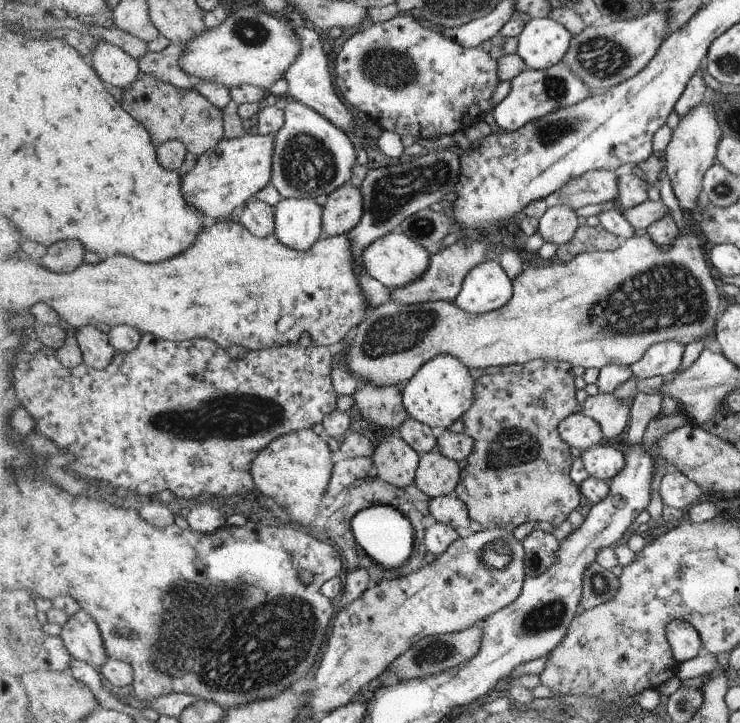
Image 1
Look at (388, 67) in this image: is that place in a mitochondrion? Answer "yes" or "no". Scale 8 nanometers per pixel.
yes

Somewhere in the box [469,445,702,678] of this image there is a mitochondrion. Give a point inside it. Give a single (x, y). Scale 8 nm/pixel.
(546, 617)

